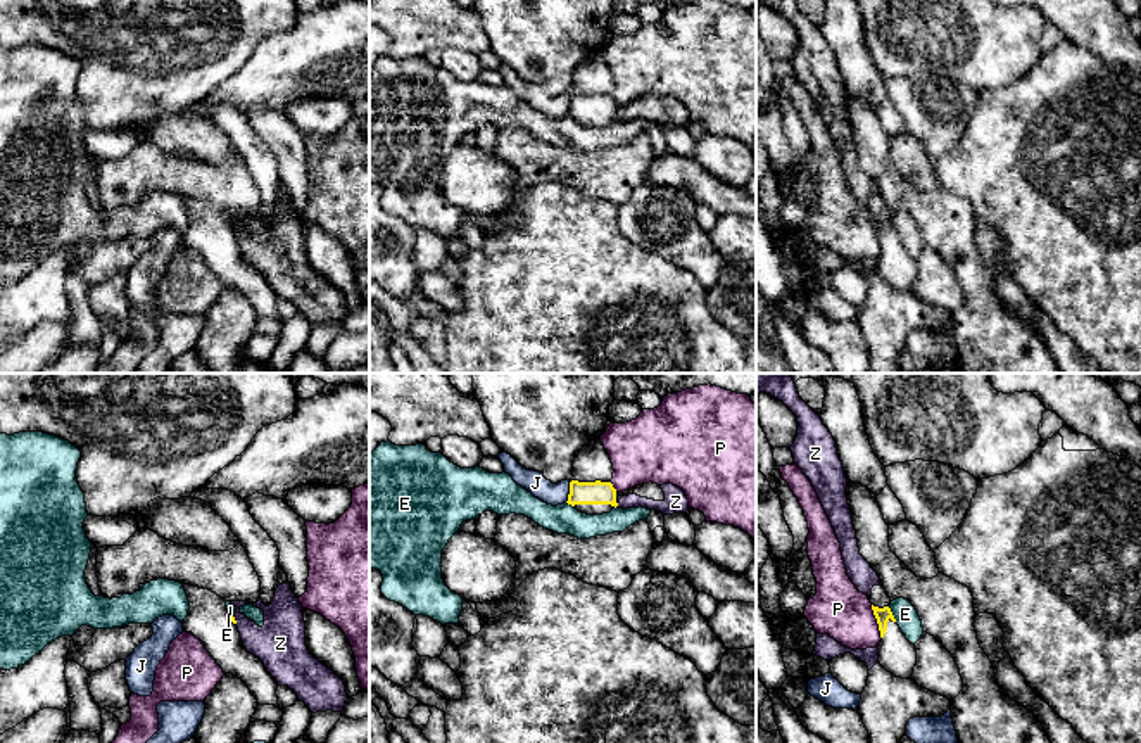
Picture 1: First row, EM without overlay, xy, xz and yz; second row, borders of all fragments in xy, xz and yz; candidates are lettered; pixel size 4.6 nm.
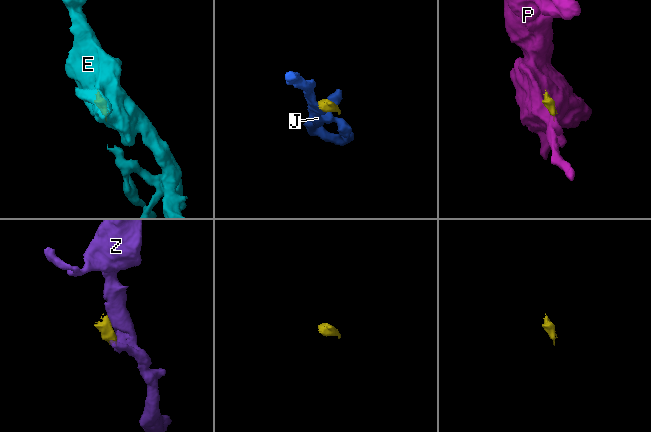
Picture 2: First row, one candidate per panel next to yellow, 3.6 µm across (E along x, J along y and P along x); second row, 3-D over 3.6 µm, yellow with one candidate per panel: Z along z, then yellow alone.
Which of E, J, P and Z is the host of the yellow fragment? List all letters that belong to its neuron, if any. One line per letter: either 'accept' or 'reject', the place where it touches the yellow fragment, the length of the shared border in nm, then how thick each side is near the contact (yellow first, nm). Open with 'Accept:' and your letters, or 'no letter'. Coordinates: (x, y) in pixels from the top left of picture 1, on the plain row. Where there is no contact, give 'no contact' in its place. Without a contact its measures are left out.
Accept: no letter
E: reject; meets yellow in yz at (891, 227); contact 80 nm long; 70 nm thick on the yellow side, 110 nm on the other
J: reject; meets yellow in xz at (570, 106); contact 100 nm long; 110 nm thick on the yellow side, 100 nm on the other
P: reject; meets yellow in yz at (877, 235); contact 170 nm long; 70 nm thick on the yellow side, 260 nm on the other
Z: reject; meets yellow in xy at (235, 234); contact 40 nm long; 30 nm thick on the yellow side, 240 nm on the other

